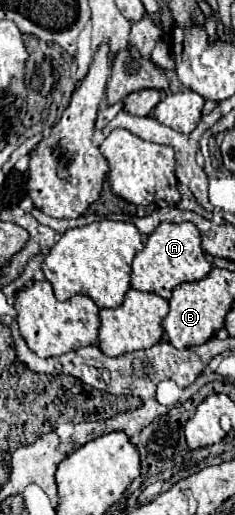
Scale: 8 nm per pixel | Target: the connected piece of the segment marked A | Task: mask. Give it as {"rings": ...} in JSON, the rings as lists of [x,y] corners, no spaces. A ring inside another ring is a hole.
{"rings":[[[161,222],[145,240],[145,248],[135,254],[131,266],[131,286],[141,292],[153,292],[161,298],[171,298],[171,290],[181,282],[201,280],[209,274],[211,264],[201,250],[199,230],[191,222]]]}

